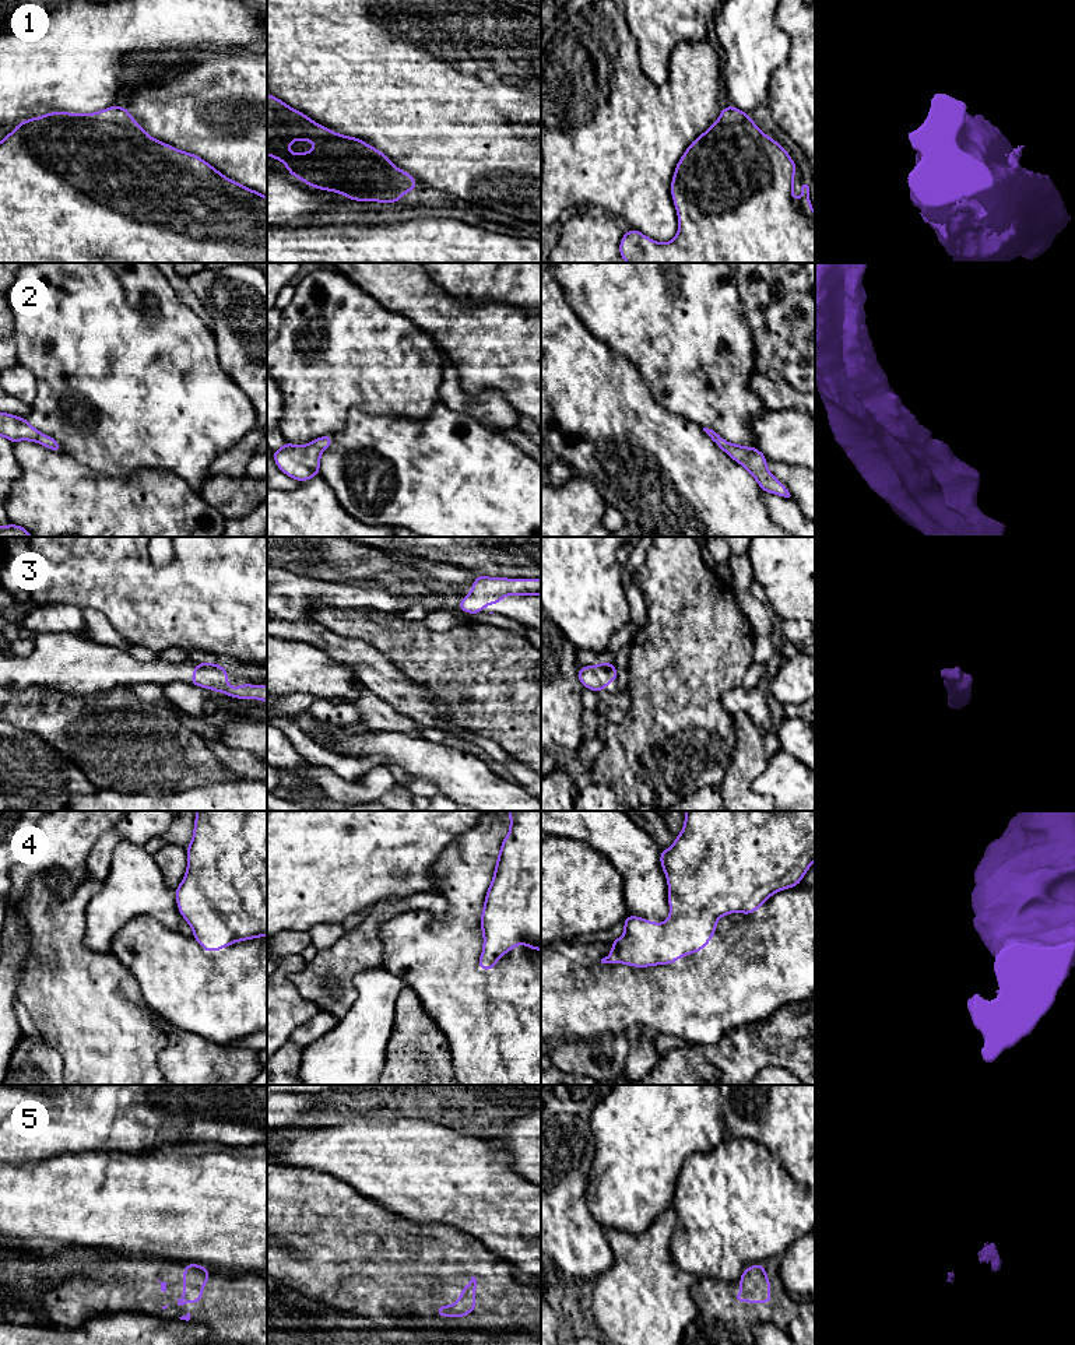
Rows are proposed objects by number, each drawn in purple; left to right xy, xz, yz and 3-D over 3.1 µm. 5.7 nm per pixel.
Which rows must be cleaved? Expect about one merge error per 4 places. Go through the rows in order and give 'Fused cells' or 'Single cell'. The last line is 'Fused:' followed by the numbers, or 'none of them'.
1: Single cell
2: Single cell
3: Single cell
4: Single cell
5: Single cell
Fused: none of them

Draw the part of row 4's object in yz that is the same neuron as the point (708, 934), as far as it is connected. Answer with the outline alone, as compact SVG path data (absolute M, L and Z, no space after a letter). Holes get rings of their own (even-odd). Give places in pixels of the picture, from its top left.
M685 811L685 823L682 832L675 837L674 844L660 851L660 864L668 882L670 919L661 924L644 920L639 916L628 914L622 921L625 934L611 941L612 952L601 959L601 963L625 963L633 968L647 968L656 965L672 965L681 956L703 951L707 942L716 934L717 919L739 912L753 914L773 893L798 886L812 861L815 860L815 811Z

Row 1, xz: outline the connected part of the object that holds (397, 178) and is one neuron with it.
M267 94L267 155L285 162L287 172L310 187L337 192L348 200L400 203L404 193L418 187L414 176L393 165L382 151L323 127L271 94ZM294 140L316 141L317 147L308 154L289 154L287 150Z

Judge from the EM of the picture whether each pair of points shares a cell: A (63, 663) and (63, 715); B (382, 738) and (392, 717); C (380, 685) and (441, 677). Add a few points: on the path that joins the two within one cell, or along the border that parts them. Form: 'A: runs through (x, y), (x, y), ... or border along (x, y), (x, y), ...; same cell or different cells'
A: border along (31, 687), (48, 687), (76, 698); different cells
B: border along (371, 727), (401, 731), (417, 737); different cells
C: border along (387, 659), (413, 682), (427, 688), (435, 703); different cells

